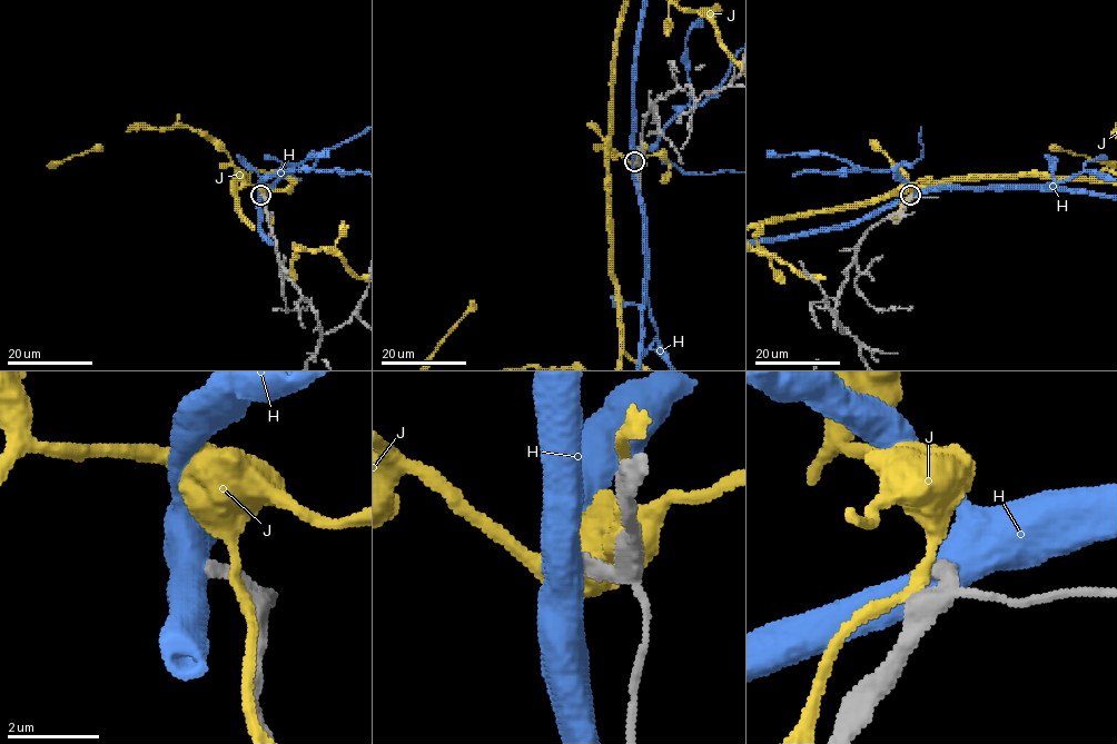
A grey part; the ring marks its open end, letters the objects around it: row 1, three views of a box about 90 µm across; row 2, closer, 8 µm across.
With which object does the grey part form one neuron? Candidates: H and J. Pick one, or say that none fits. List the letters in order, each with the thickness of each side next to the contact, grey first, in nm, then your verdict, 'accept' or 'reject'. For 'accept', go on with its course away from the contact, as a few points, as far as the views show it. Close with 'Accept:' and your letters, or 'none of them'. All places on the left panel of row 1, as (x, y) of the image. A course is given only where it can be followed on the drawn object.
H: calibres 280 and 600 nm; reject
J: calibres 340 and 240 nm; reject
Accept: none of them

